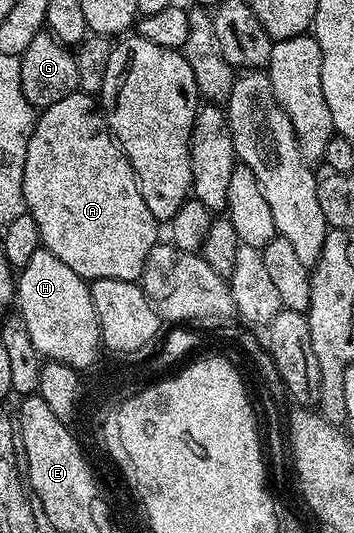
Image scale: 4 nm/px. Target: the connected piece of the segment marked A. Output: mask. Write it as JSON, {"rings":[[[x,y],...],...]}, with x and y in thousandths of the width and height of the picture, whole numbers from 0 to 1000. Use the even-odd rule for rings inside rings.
{"rings":[[[232,171],[206,173],[184,186],[161,186],[161,193],[150,193],[136,205],[124,205],[107,214],[99,244],[82,261],[82,283],[71,291],[71,343],[65,349],[71,351],[76,398],[93,403],[93,411],[105,411],[105,433],[119,465],[161,478],[161,486],[172,486],[172,493],[189,495],[203,508],[218,508],[218,516],[229,516],[237,527],[249,531],[274,523],[393,527],[401,522],[410,486],[421,486],[421,471],[452,450],[452,424],[444,420],[438,405],[421,396],[421,388],[410,388],[410,373],[398,373],[393,340],[381,334],[376,313],[347,287],[336,266],[325,263],[314,244],[305,242],[302,221],[285,210],[282,191],[260,176]]]}

